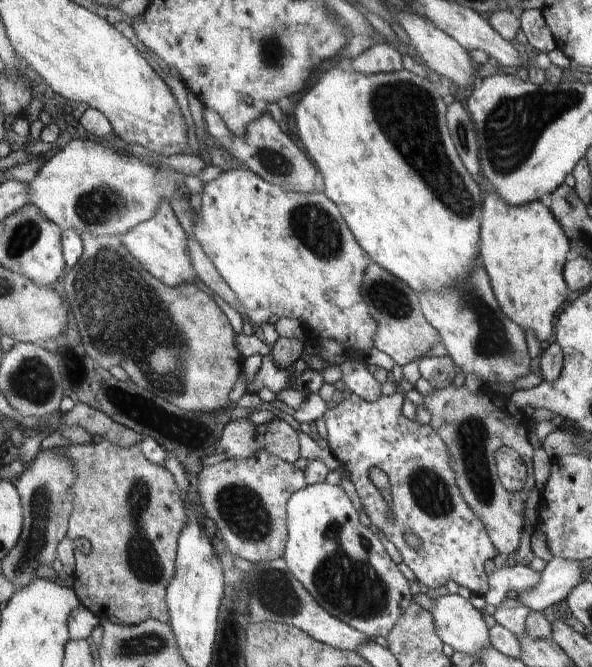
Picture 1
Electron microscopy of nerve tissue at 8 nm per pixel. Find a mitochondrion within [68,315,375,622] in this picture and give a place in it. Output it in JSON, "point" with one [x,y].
{"point":[143,560]}

